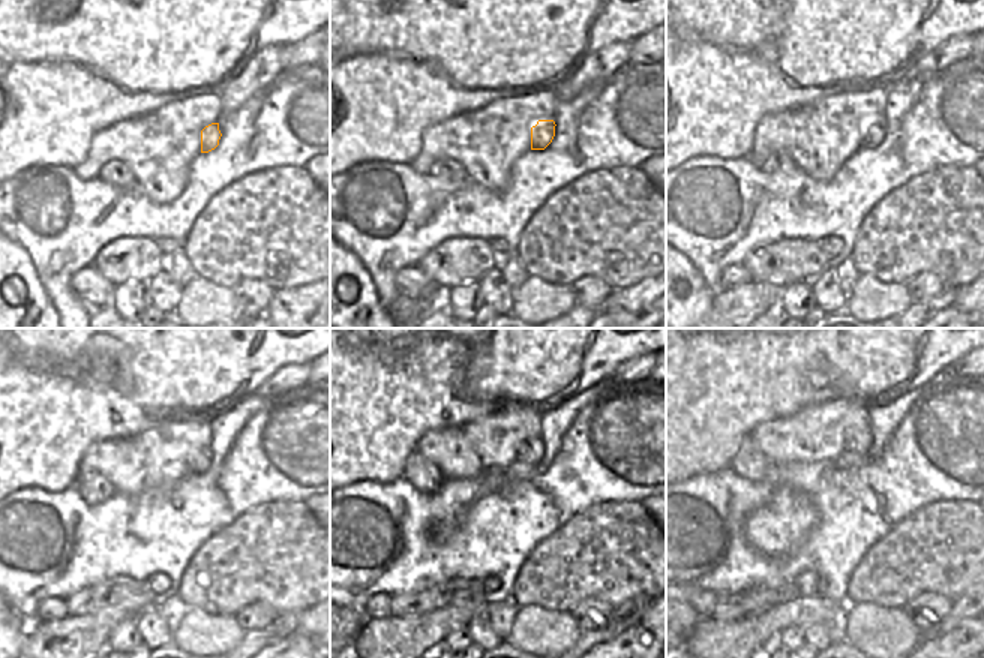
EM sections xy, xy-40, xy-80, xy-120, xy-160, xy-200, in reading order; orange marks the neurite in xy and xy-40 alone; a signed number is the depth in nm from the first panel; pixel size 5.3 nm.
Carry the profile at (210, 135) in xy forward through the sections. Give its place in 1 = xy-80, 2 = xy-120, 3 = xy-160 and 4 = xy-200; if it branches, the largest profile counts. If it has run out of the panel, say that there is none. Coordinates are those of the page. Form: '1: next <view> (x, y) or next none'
1: next xy-80 (875, 131)
2: next xy-120 (198, 460)
3: next xy-160 (530, 448)
4: next xy-200 (858, 439)

